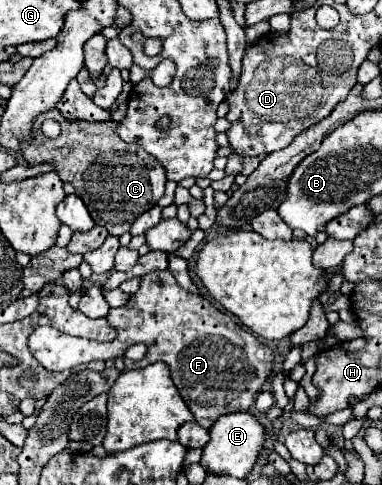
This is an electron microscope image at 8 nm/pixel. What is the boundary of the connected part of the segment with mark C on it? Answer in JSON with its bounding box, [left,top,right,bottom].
[23,109,165,235]

